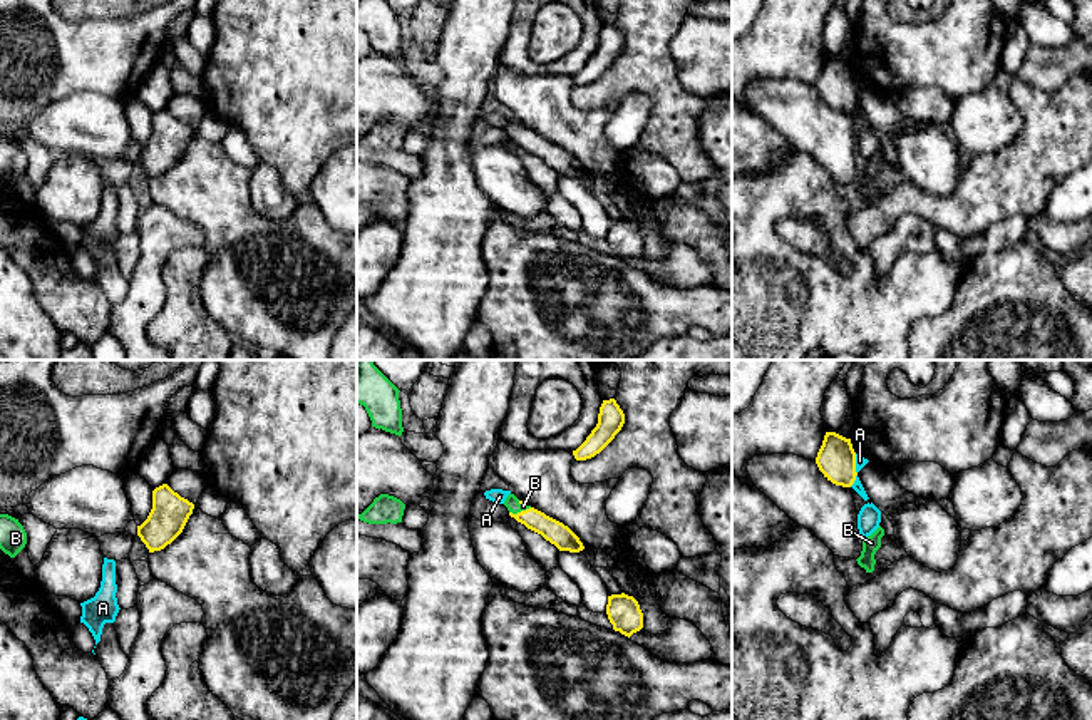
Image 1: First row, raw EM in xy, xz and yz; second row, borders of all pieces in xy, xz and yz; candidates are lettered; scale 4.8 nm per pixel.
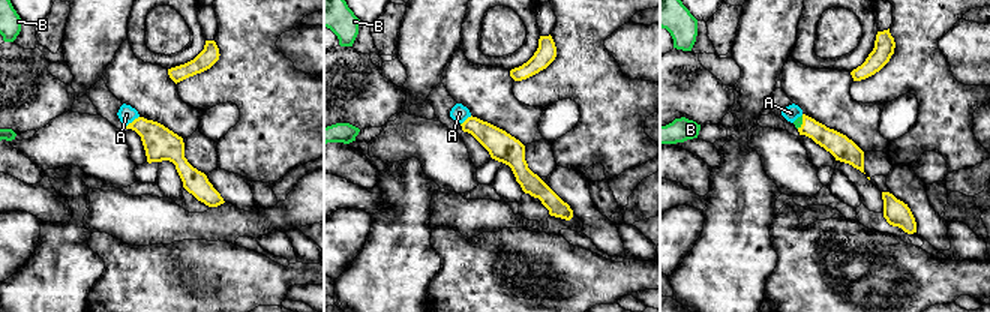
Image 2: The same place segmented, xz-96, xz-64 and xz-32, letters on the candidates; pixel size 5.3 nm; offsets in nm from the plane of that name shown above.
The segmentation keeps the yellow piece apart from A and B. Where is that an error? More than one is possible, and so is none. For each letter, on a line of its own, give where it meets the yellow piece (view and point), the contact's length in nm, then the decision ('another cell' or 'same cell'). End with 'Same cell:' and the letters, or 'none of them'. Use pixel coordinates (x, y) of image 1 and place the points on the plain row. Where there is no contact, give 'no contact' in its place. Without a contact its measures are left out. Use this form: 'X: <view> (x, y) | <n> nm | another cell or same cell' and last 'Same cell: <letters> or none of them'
A: yz (855, 96) | 160 nm | another cell
B: xz (521, 136) | 110 nm | same cell
Same cell: B

